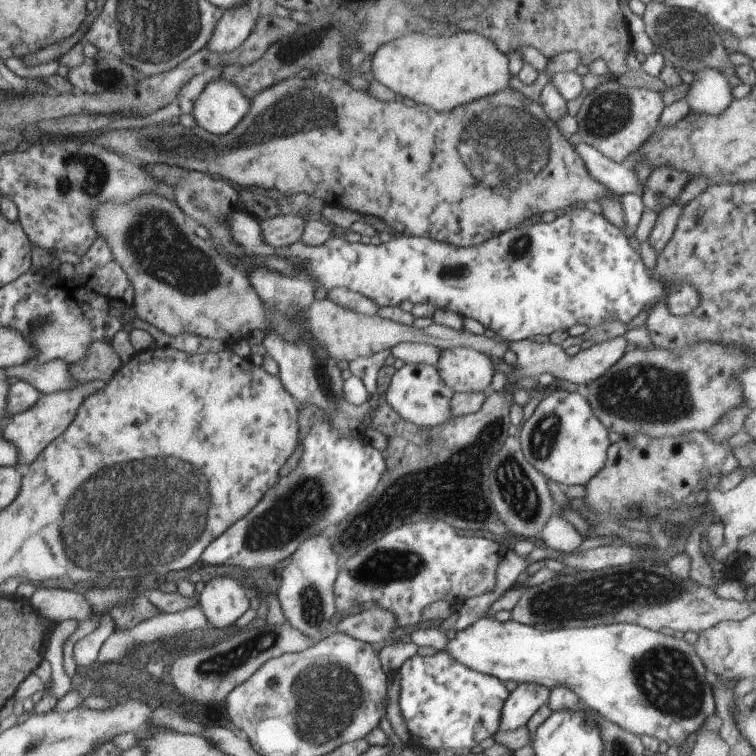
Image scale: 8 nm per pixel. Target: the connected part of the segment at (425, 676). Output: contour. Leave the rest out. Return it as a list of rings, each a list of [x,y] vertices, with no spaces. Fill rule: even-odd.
[[[435,651],[431,656],[415,654],[407,658],[396,671],[399,679],[399,714],[407,727],[410,743],[421,750],[438,753],[439,750],[470,750],[481,740],[496,734],[501,724],[505,686],[493,676],[470,670],[457,663],[446,651]]]

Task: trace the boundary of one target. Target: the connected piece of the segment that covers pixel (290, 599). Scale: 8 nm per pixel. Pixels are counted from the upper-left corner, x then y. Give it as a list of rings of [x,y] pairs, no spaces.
[[[313,536],[295,550],[294,557],[289,558],[289,564],[281,570],[281,584],[277,590],[287,624],[313,644],[326,639],[333,632],[329,622],[336,612],[332,589],[340,559],[331,549],[328,538],[329,536]]]

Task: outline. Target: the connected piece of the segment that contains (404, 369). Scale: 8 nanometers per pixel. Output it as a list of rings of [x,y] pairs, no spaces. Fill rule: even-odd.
[[[405,363],[392,375],[384,393],[384,400],[402,420],[425,428],[438,426],[452,418],[450,401],[454,394],[455,392],[441,381],[435,366],[427,363]]]

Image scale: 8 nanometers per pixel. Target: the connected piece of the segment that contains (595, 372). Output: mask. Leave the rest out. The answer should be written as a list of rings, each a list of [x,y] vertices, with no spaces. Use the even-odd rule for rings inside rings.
[[[496,335],[491,337],[495,342],[503,342],[509,350],[515,353],[517,360],[515,365],[510,368],[506,374],[508,385],[504,388],[507,393],[511,393],[509,388],[519,378],[533,377],[538,378],[541,374],[547,373],[553,379],[562,379],[563,381],[574,383],[575,385],[588,385],[593,380],[599,379],[603,374],[624,354],[627,342],[621,337],[615,337],[601,343],[593,343],[587,350],[580,350],[574,356],[566,356],[565,352],[555,344],[537,344],[529,339],[511,341],[503,340],[501,336]]]

